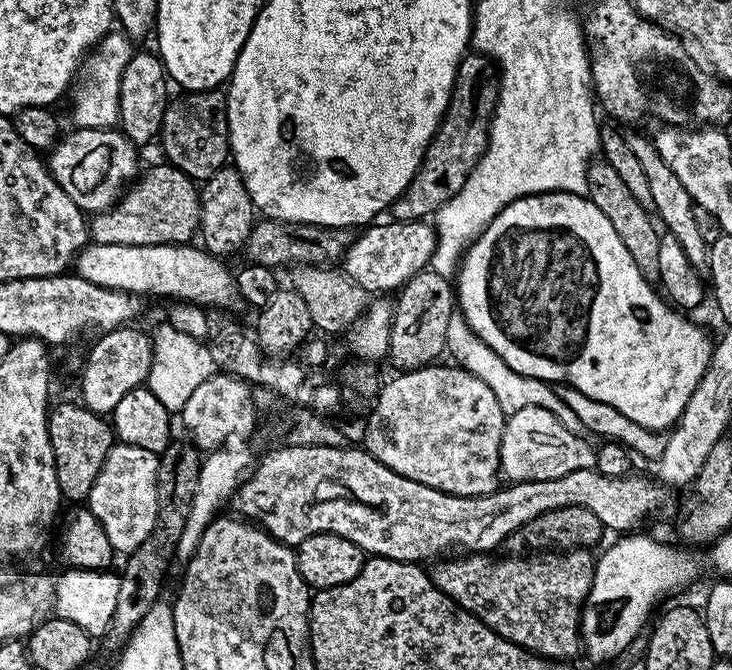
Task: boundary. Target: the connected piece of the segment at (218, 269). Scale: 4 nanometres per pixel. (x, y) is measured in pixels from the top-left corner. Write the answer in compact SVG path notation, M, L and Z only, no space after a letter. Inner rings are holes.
M90 242L77 254L74 272L75 275L86 278L86 282L94 282L119 292L133 292L141 298L170 296L171 301L188 301L209 309L241 307L242 299L233 269L228 269L223 259L213 256L203 247L192 247L191 243L106 246Z

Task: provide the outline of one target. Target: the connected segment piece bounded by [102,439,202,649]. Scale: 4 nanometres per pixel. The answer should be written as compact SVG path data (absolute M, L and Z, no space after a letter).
M177 439L168 445L160 456L160 481L158 482L158 518L150 538L138 546L138 550L127 553L124 569L119 569L118 606L114 606L114 618L103 636L103 643L119 649L135 631L145 615L155 606L160 594L160 583L168 574L168 566L174 562L182 529L186 518L190 518L190 502L194 502L194 490L198 490L198 474L202 463L201 449L187 439Z

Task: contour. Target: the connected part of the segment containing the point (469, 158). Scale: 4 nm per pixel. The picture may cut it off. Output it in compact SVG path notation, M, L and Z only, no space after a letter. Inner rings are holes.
M475 50L461 56L444 119L428 143L414 178L392 203L390 215L393 221L435 217L436 211L450 198L454 198L462 186L466 186L466 178L470 178L474 166L478 166L484 151L488 149L488 130L492 126L492 116L496 113L499 97L500 69L496 61Z

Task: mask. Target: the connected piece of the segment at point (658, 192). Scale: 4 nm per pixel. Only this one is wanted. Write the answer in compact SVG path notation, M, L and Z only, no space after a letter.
M629 135L627 141L630 150L634 152L634 158L638 158L638 163L642 166L643 173L646 174L646 182L650 182L652 208L660 215L659 223L661 225L664 223L668 227L665 228L667 235L678 238L678 242L682 246L682 250L686 250L686 258L690 258L693 268L707 269L710 244L707 239L704 241L704 236L700 233L700 224L696 221L698 212L686 186L682 186L682 182L678 182L677 176L674 175L674 170L670 170L670 166L666 166L666 162L662 162L662 154L658 154L655 143L649 137L647 140L644 136Z

